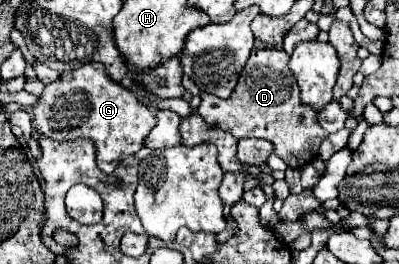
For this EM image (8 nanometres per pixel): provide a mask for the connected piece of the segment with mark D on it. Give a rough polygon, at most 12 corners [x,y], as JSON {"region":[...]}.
{"region":[[253,49],[231,99],[197,113],[235,139],[273,143],[289,167],[327,131],[299,103],[289,55]]}

